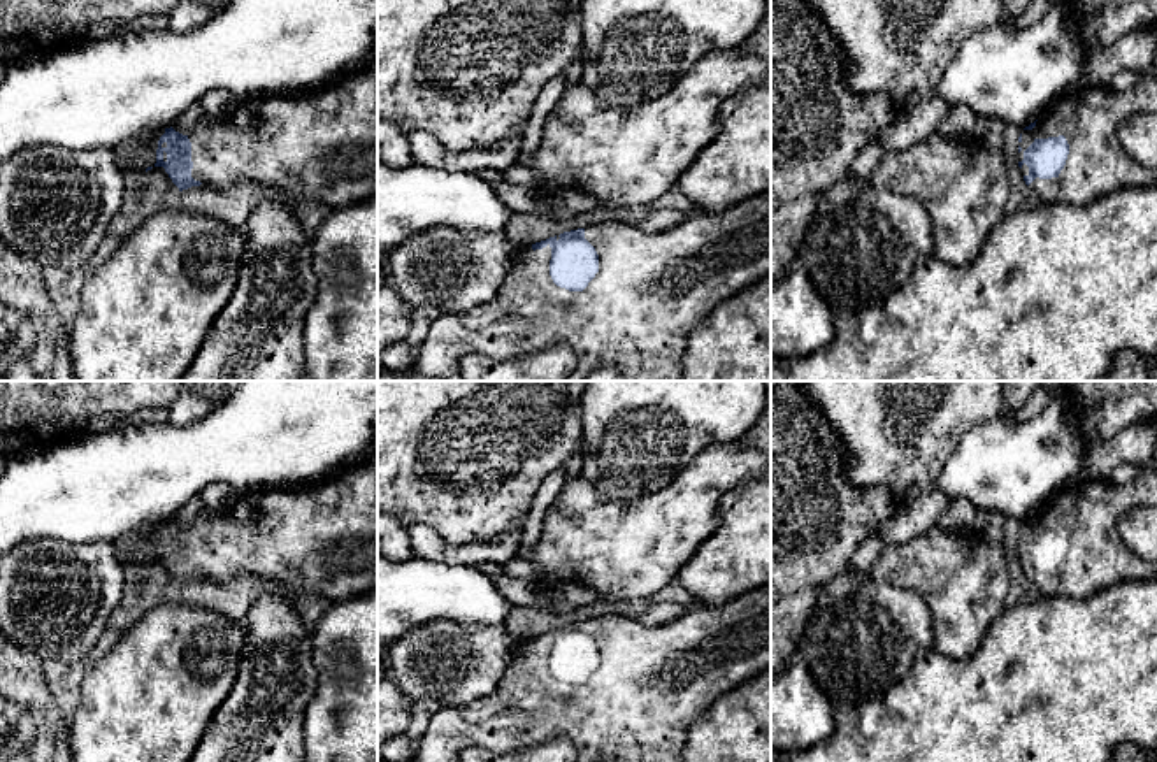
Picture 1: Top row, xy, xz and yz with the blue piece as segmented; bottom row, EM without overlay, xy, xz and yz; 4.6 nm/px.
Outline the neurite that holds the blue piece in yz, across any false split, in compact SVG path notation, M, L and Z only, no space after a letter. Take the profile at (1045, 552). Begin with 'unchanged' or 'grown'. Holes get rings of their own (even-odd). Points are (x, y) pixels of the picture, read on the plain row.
grown; M1143 467L1127 485L1080 478L1025 520L1018 530L1018 560L1038 595L1085 600L1115 583L1157 579L1157 562L1139 558L1118 532L1120 518L1132 507L1157 507L1157 469Z

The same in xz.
grown; M771 585L716 606L695 600L683 616L662 625L609 613L520 641L497 692L465 706L441 708L409 762L460 762L467 748L506 755L555 737L567 737L574 744L574 762L681 762L690 723L702 718L718 697L769 667Z

